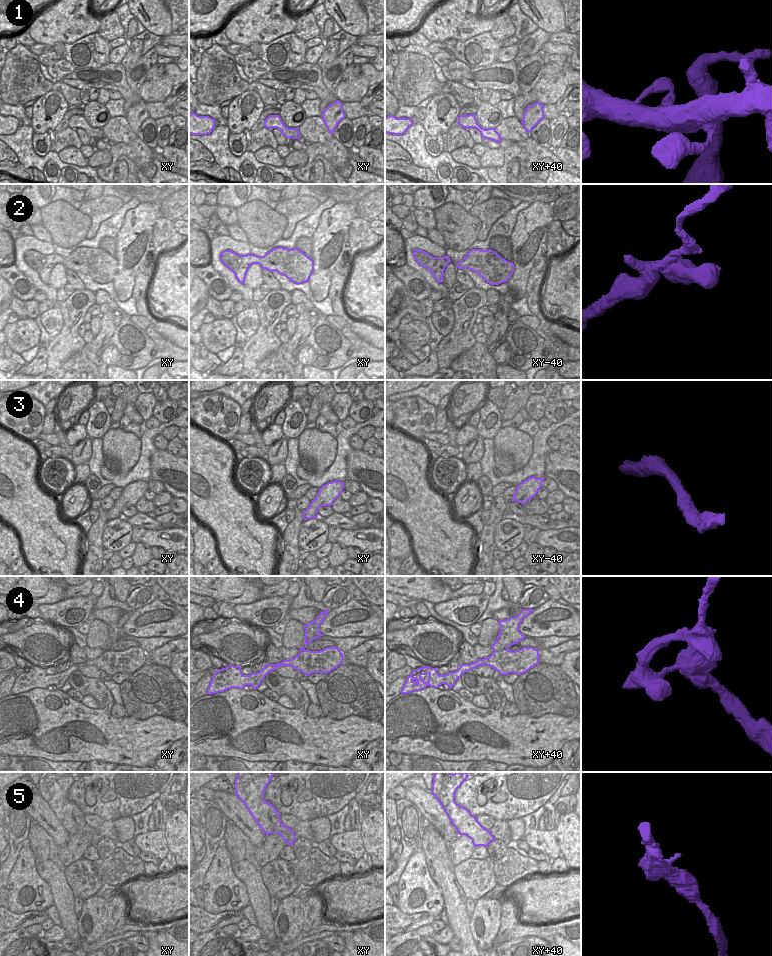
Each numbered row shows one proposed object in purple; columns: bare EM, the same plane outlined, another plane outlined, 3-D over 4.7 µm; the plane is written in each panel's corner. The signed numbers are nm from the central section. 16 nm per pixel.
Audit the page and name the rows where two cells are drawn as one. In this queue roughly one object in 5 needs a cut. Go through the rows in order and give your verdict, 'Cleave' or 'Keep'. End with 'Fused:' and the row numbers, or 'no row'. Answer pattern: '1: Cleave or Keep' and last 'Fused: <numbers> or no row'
1: Keep
2: Keep
3: Keep
4: Cleave
5: Keep
Fused: 4

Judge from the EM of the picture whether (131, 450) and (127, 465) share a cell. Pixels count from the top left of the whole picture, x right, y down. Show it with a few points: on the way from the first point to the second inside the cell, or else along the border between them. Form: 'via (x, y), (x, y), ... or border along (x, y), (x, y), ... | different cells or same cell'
via (127, 454), (127, 461) | same cell

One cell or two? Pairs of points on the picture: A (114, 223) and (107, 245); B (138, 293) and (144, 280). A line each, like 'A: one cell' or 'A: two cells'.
A: one cell
B: one cell

